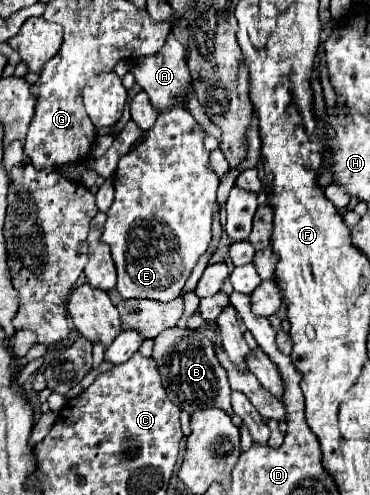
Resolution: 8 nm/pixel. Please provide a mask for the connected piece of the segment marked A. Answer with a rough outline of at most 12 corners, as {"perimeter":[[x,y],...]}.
{"perimeter":[[174,33],[154,57],[130,65],[158,111],[190,93],[184,45]]}

